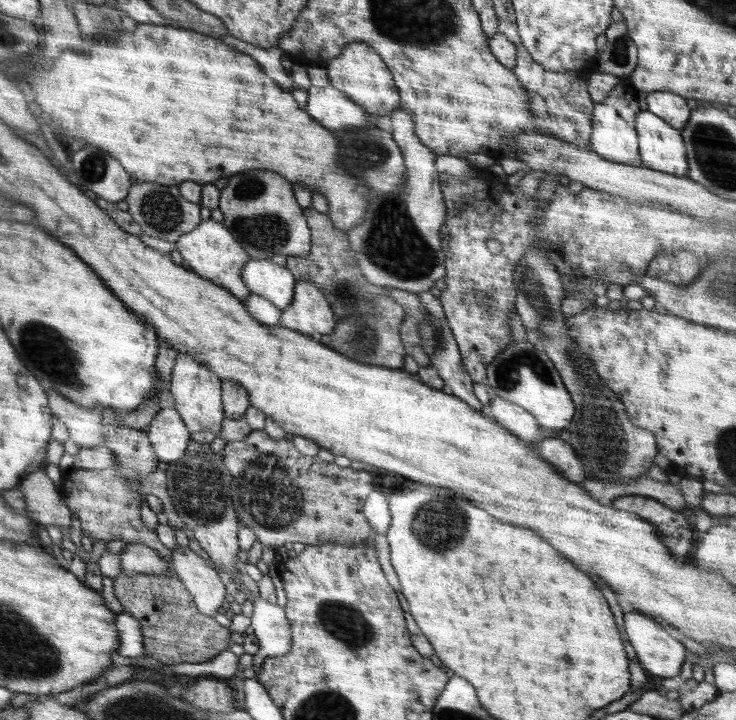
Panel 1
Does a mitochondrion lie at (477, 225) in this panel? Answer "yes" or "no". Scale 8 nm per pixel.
no

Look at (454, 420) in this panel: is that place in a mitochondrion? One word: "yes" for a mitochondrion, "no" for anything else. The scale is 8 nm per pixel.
no

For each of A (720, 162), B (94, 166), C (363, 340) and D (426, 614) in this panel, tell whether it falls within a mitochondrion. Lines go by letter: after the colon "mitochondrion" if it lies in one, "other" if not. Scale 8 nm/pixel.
A: mitochondrion
B: mitochondrion
C: mitochondrion
D: other

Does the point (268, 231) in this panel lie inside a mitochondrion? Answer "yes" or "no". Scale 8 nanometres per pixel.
yes

